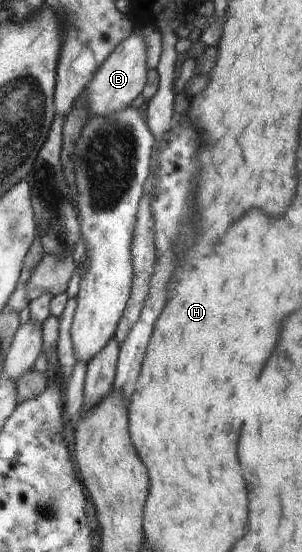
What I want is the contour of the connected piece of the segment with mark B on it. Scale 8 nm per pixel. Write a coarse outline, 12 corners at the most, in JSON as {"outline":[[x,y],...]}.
{"outline":[[132,32],[86,86],[93,117],[132,105],[147,80],[144,36]]}

